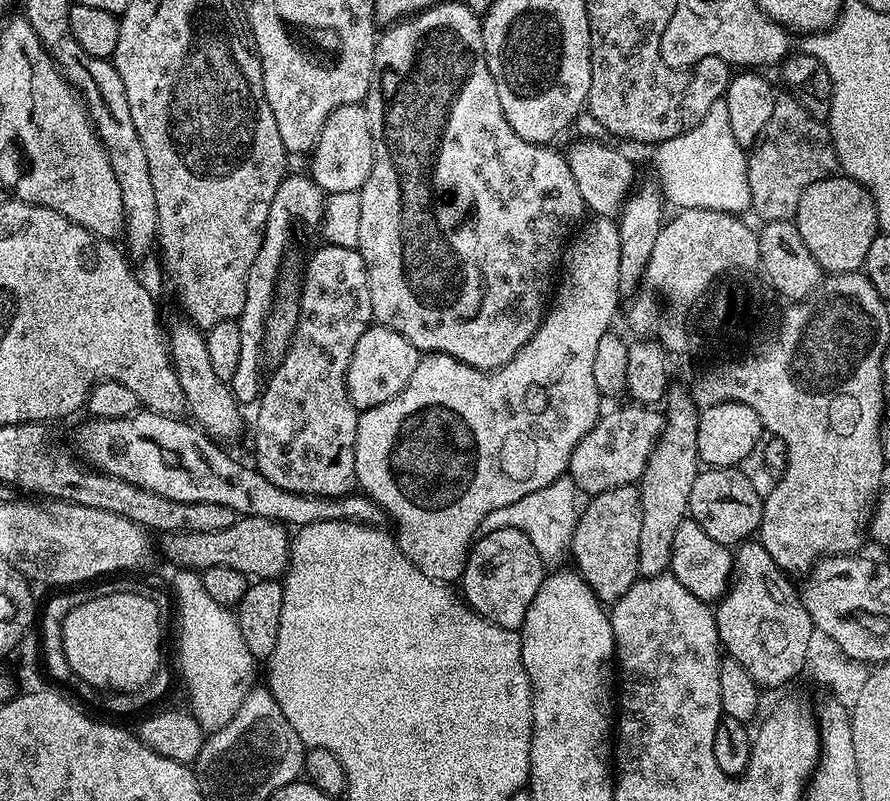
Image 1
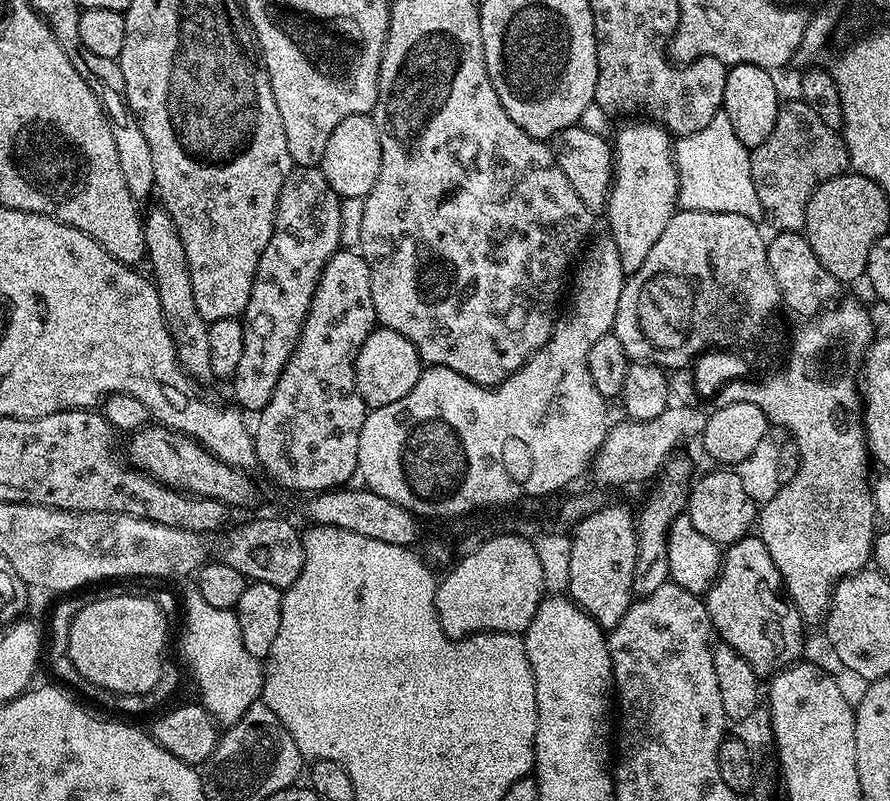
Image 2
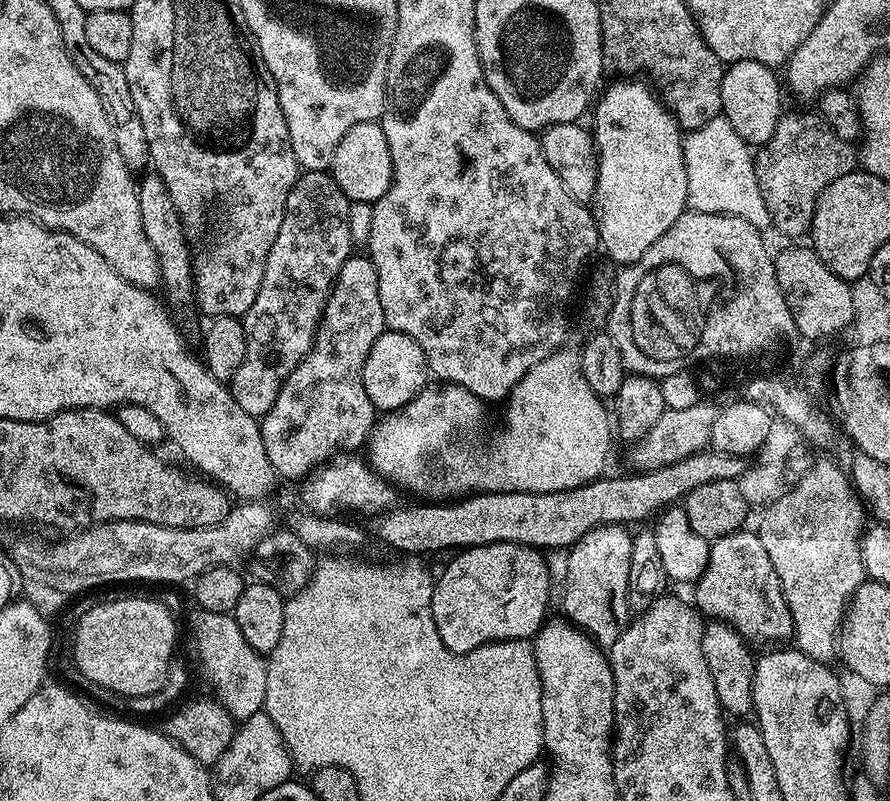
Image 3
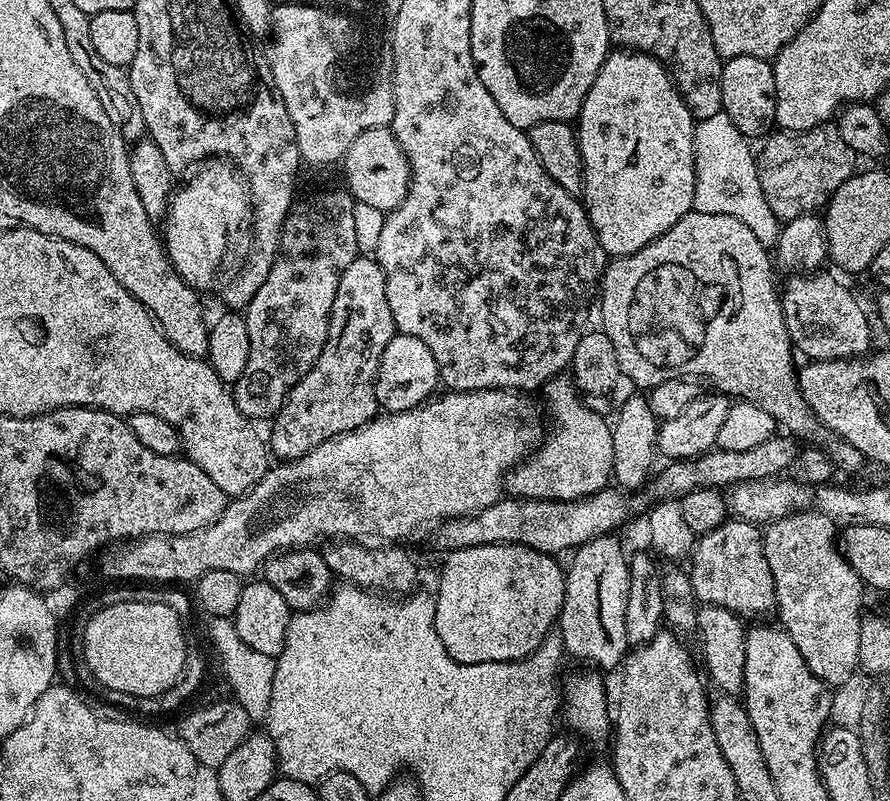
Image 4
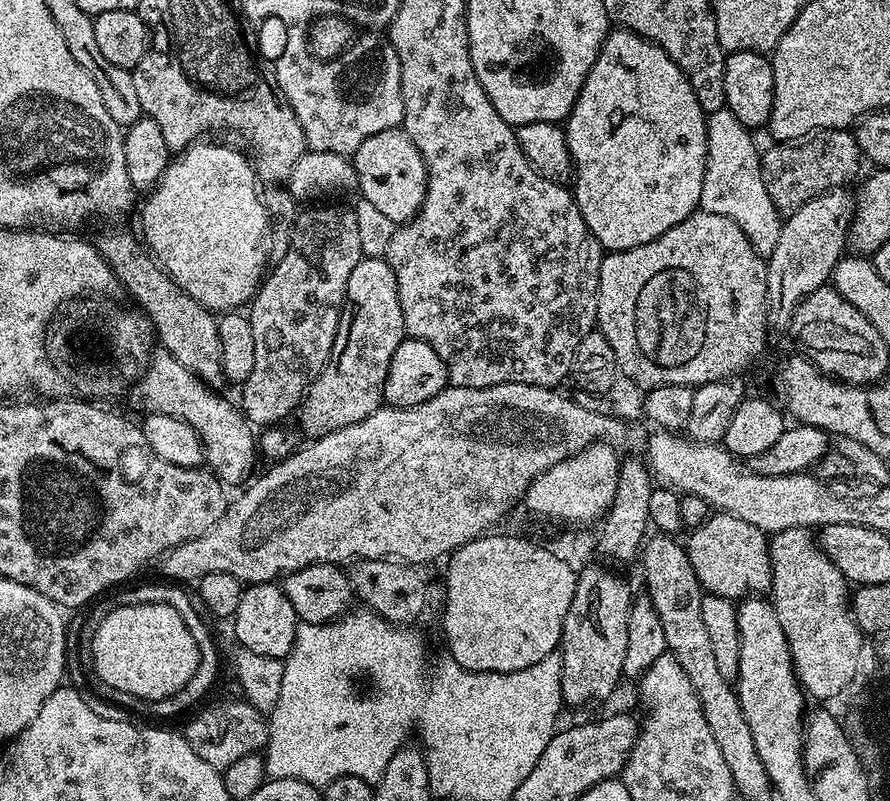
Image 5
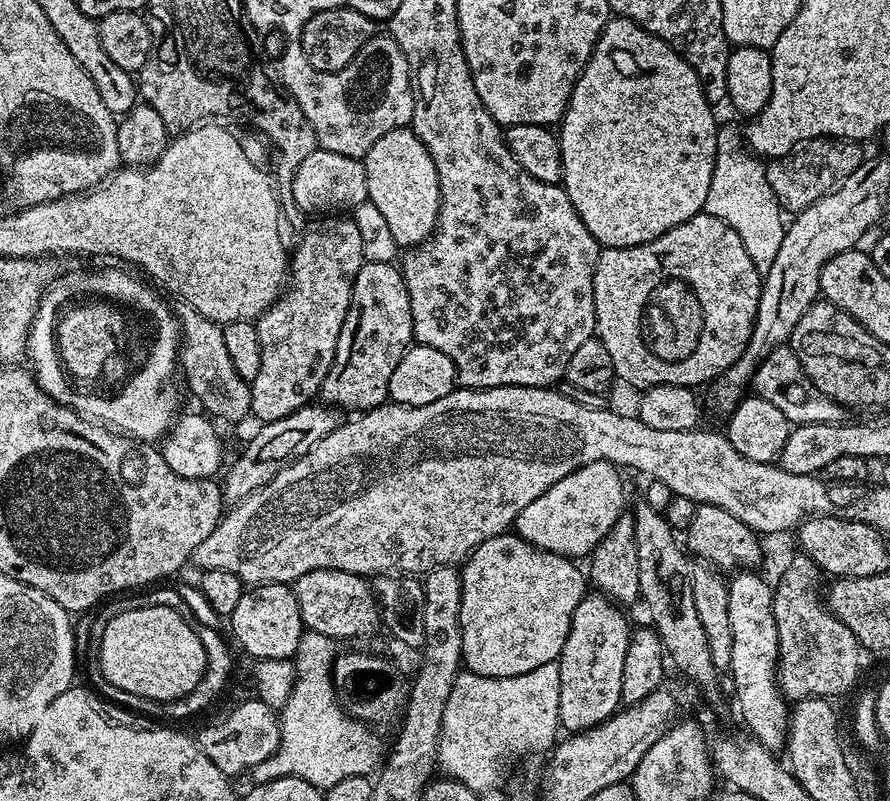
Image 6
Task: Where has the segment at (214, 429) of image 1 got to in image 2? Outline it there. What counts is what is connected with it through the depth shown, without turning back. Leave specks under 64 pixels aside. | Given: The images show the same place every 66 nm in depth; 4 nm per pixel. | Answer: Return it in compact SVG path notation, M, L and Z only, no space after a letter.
M153 206L142 216L144 225L144 251L146 264L152 267L150 279L158 290L158 302L162 302L162 314L172 335L174 350L182 370L197 385L204 386L213 379L210 370L209 321L198 314L198 302L194 302L194 286L190 282L190 270L186 262L186 252L182 250L182 240L174 226L174 220L166 209Z

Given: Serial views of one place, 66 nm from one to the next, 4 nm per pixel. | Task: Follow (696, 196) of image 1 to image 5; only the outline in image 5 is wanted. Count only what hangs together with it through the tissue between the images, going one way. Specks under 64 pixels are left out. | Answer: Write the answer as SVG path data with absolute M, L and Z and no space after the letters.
M723 108L717 112L707 113L708 125L708 157L702 178L702 198L700 208L710 214L722 214L722 218L730 218L742 234L754 246L759 256L767 258L774 254L778 234L782 223L782 214L770 202L770 194L766 190L766 182L760 169L761 149L756 149L752 141L753 133L730 110Z

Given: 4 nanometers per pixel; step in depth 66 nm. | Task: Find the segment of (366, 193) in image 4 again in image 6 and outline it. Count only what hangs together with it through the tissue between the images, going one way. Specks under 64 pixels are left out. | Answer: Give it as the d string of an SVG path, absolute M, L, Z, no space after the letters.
M411 127L395 128L390 134L382 134L374 146L362 157L366 170L367 203L378 206L378 211L386 218L386 223L394 233L394 242L401 249L415 248L417 244L428 239L436 228L436 219L440 213L440 187L438 170L434 158L426 150L424 143L412 133Z

